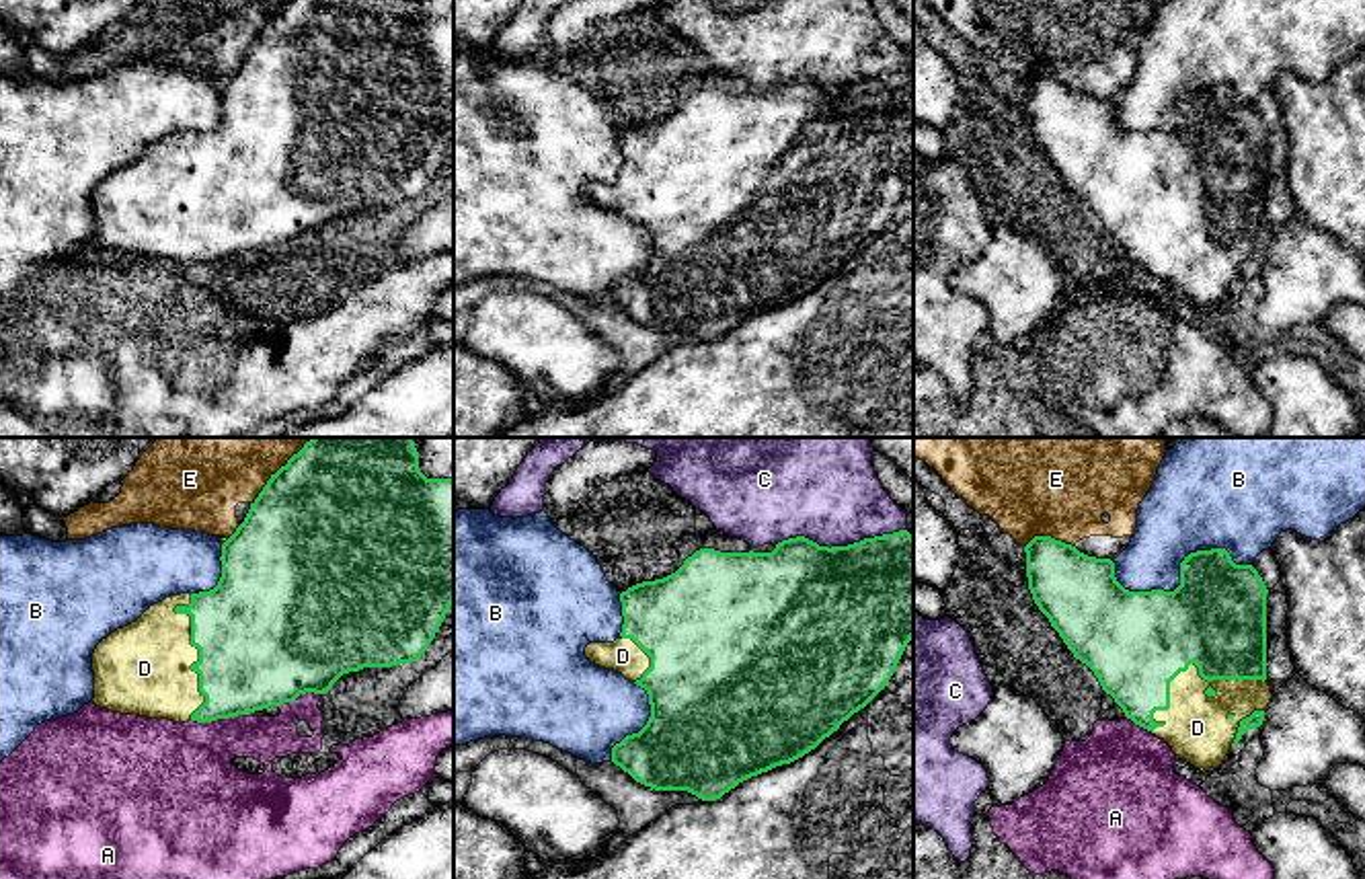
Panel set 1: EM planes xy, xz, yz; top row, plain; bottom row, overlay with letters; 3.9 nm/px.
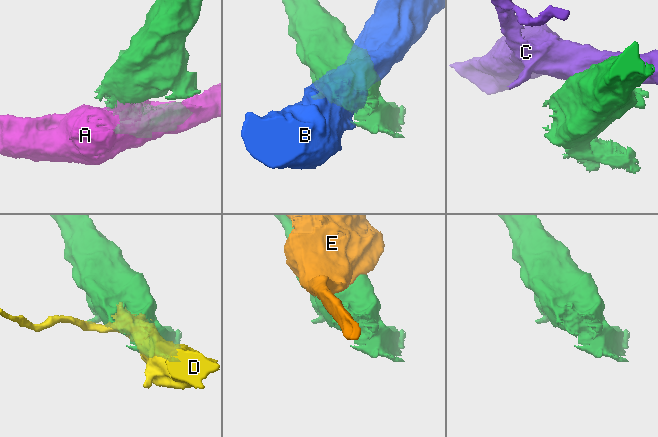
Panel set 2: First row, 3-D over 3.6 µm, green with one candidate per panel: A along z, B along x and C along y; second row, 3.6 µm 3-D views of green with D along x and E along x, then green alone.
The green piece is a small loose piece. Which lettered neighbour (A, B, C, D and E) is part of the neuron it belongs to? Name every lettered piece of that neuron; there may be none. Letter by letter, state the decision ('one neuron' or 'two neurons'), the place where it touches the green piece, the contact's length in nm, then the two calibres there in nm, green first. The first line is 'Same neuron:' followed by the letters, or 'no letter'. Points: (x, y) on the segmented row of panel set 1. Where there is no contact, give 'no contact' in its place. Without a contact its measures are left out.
Same neuron: D
A: two neurons | xy (218, 717) | 220 nm | 380/380 nm
B: two neurons | yz (1181, 578) | 550 nm | 400/320 nm
C: two neurons | xz (840, 547) | 500 nm | 500/420 nm
D: one neuron | yz (1191, 662) | 500 nm | 400/240 nm
E: two neurons | yz (1047, 537) | 190 nm | 300/500 nm

